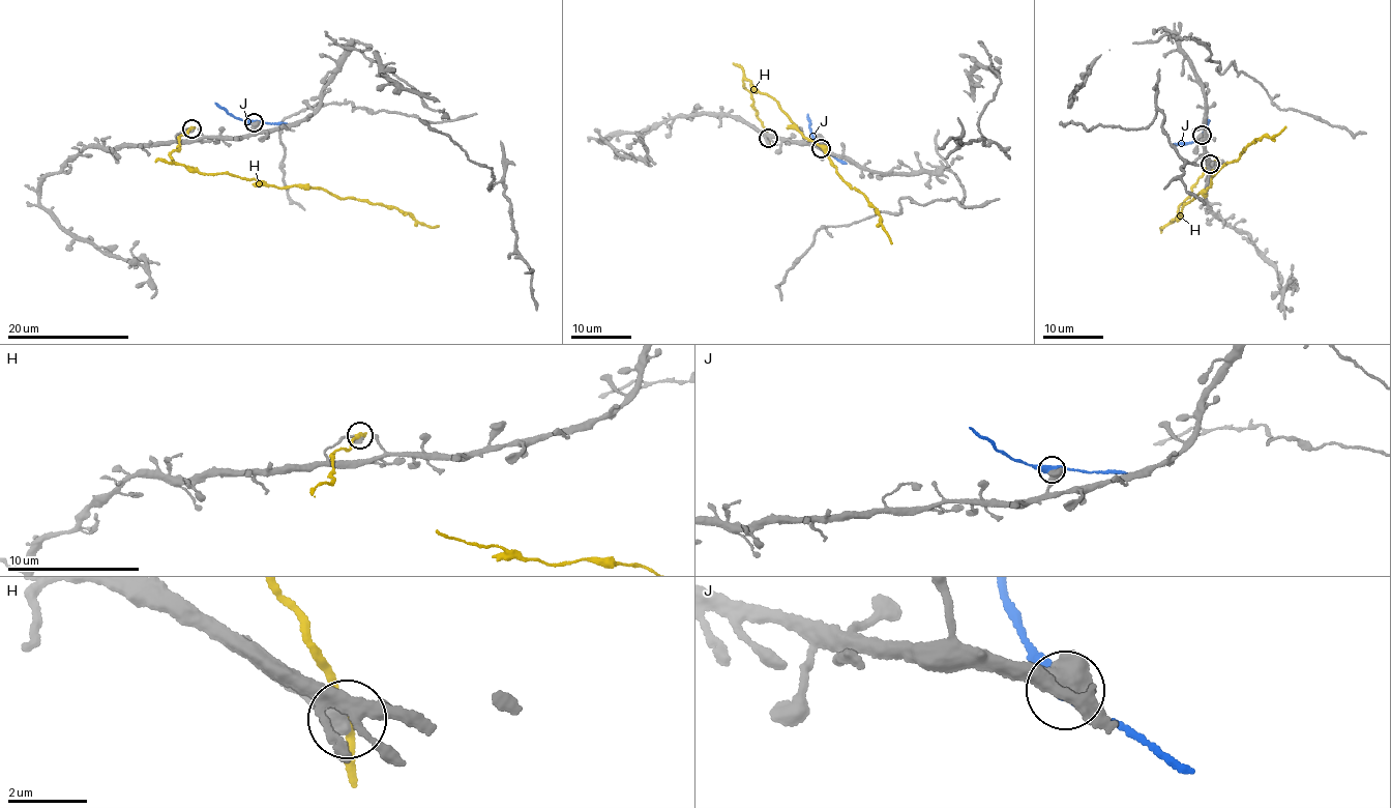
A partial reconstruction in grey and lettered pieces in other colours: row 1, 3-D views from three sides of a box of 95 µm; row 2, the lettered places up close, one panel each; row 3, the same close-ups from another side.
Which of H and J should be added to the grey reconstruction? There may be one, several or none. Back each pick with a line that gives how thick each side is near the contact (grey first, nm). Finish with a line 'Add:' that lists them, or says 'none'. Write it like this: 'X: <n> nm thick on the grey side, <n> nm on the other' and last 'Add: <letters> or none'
J: 650 nm thick on the grey side, 400 nm on the other
Add: J

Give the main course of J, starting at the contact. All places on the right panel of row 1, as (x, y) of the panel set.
J: (1202, 135), (1194, 141), (1172, 145)

